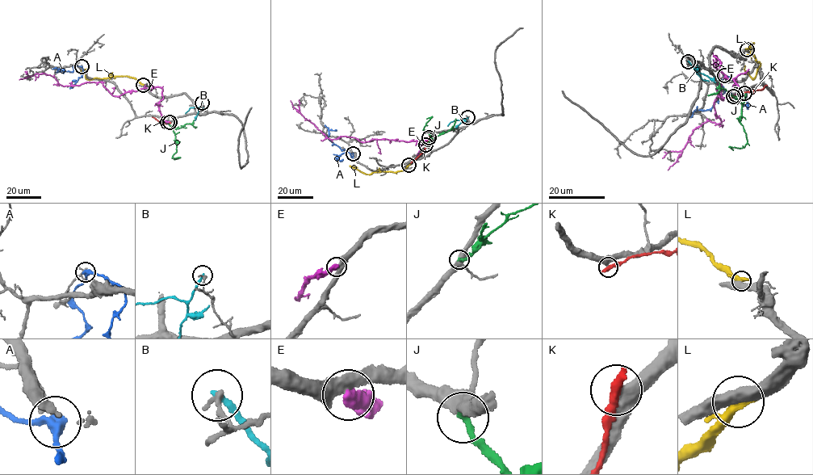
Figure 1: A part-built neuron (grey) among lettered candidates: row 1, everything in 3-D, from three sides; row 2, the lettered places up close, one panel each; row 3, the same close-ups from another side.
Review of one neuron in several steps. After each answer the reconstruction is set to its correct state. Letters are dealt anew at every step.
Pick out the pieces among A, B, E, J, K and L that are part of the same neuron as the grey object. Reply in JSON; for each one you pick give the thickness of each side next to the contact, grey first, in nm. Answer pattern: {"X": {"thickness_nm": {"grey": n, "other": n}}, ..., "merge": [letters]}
{"merge": []}

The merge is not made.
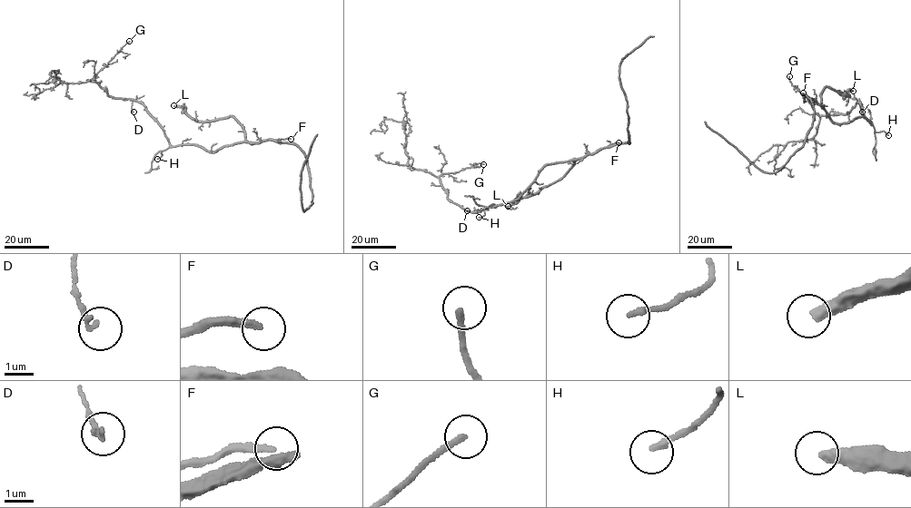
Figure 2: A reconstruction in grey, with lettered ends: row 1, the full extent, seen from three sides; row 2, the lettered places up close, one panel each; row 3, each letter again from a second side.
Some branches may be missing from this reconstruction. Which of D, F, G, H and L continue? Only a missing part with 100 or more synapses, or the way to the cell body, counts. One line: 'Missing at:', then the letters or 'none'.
Missing at: F, L

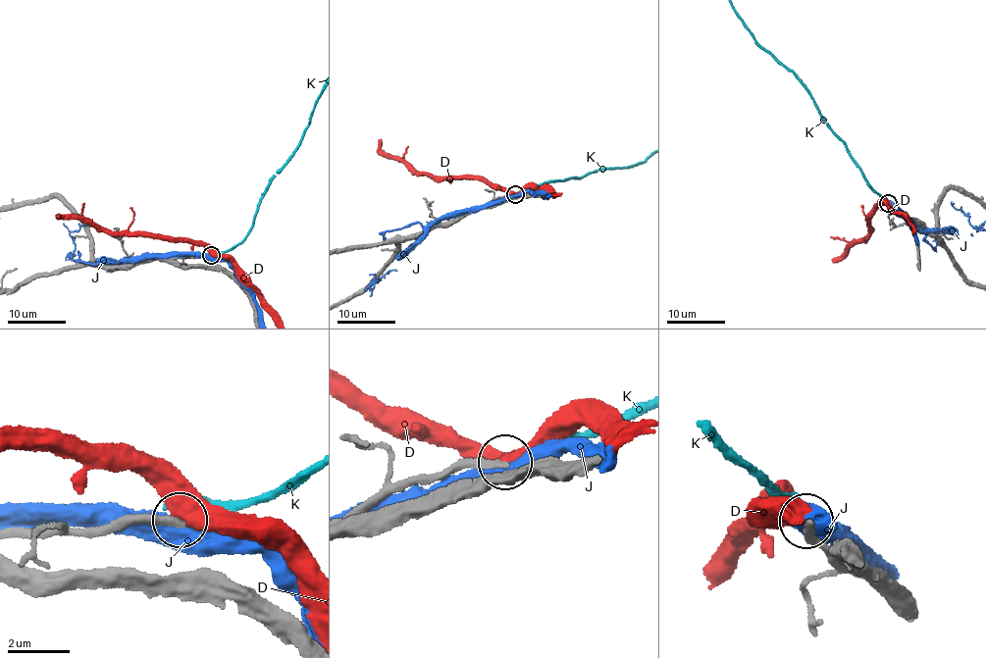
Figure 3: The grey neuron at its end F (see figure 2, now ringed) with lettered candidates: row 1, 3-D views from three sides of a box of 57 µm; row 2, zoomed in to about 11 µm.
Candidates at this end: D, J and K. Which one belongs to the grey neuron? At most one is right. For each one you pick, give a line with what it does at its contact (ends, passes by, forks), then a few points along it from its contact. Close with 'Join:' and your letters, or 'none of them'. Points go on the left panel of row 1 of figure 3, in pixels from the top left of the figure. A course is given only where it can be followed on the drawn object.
Join: none of them

